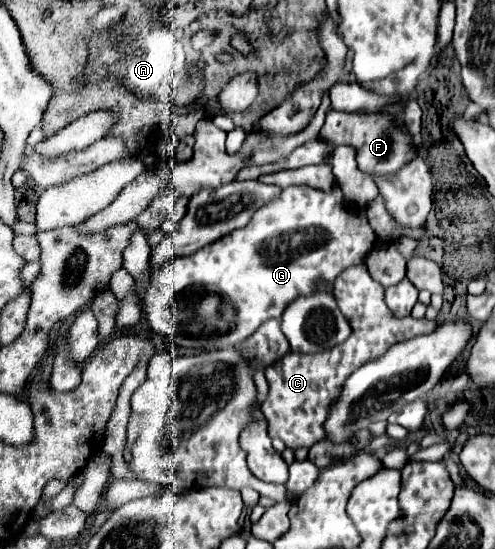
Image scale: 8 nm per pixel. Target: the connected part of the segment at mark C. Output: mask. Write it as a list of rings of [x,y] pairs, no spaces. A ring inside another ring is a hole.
[[[353,265],[343,269],[335,279],[335,299],[338,307],[347,315],[353,333],[351,337],[323,353],[287,353],[279,361],[265,369],[265,377],[269,383],[269,395],[261,405],[269,421],[271,439],[281,439],[289,449],[311,447],[323,439],[323,419],[327,419],[327,407],[339,397],[339,391],[355,369],[363,363],[377,359],[392,345],[407,341],[418,335],[427,335],[435,330],[437,324],[423,317],[413,319],[412,316],[396,318],[384,300],[385,289],[381,283],[369,277],[365,265]]]

